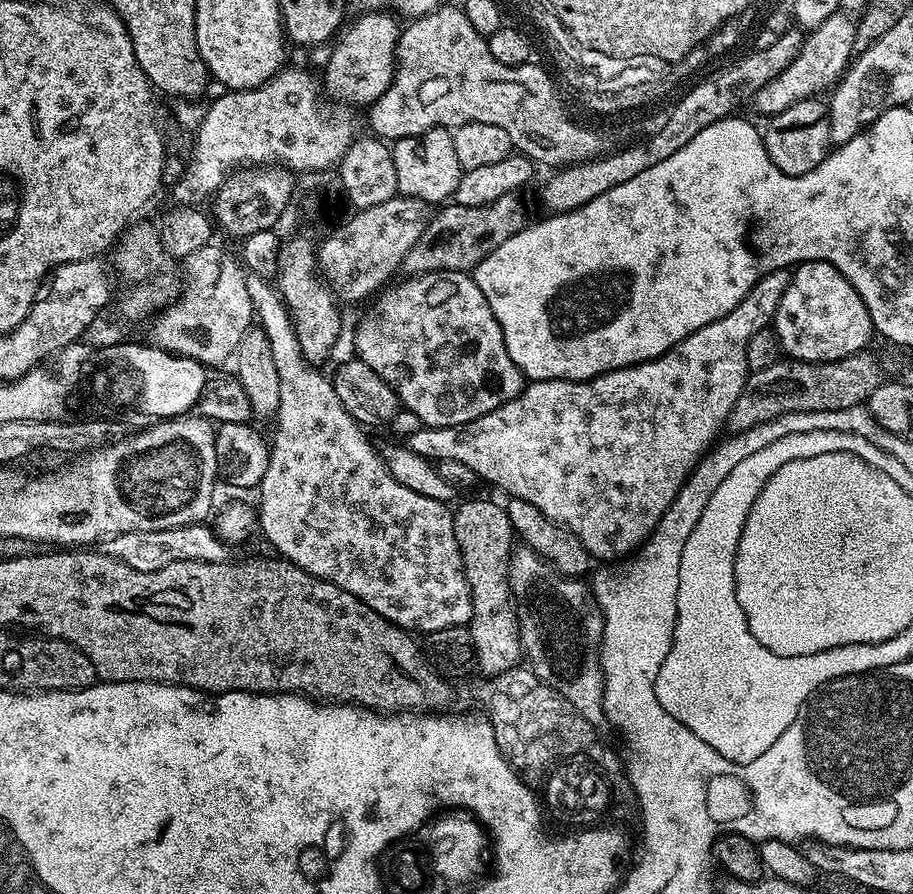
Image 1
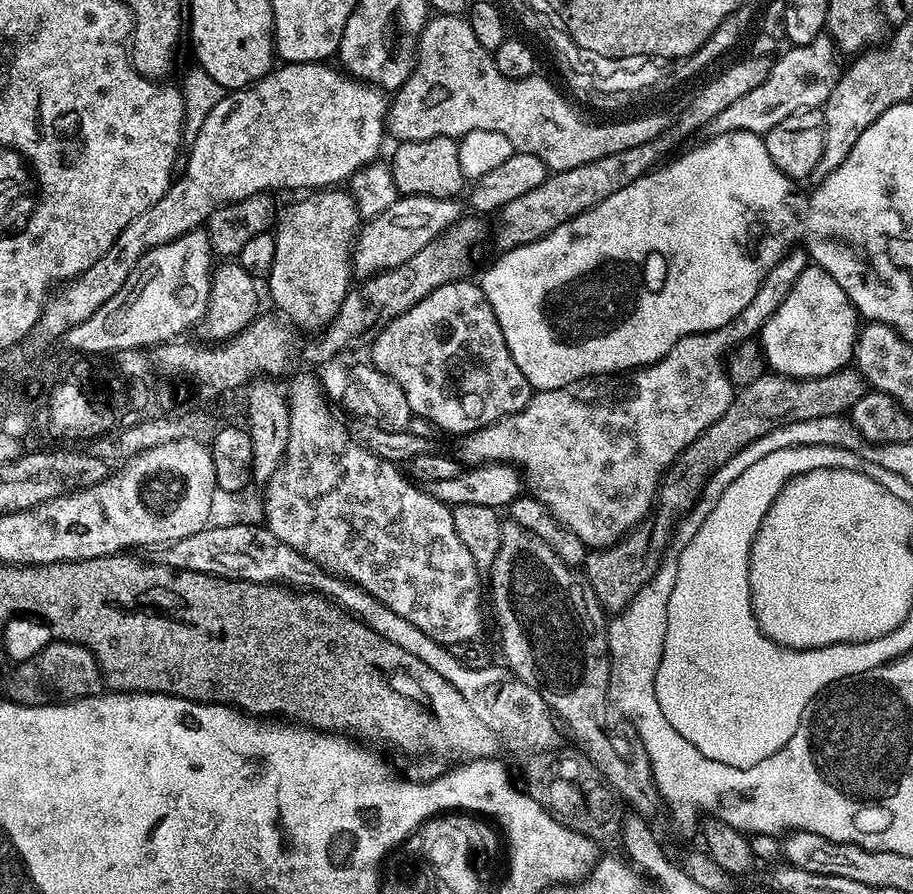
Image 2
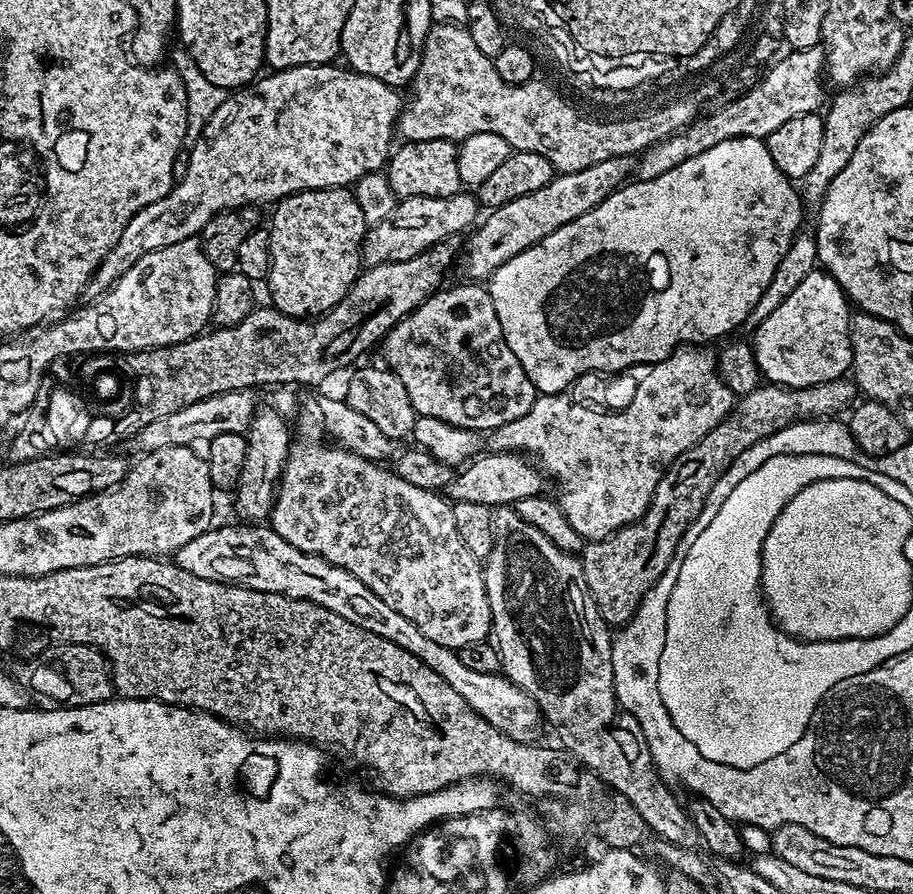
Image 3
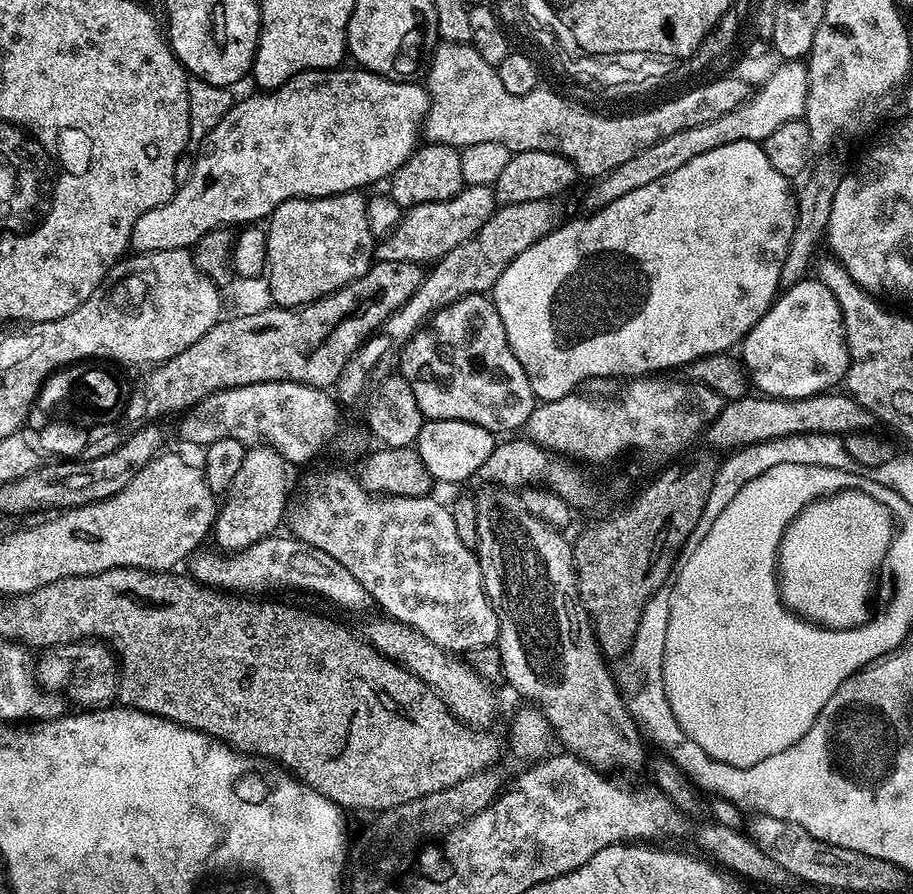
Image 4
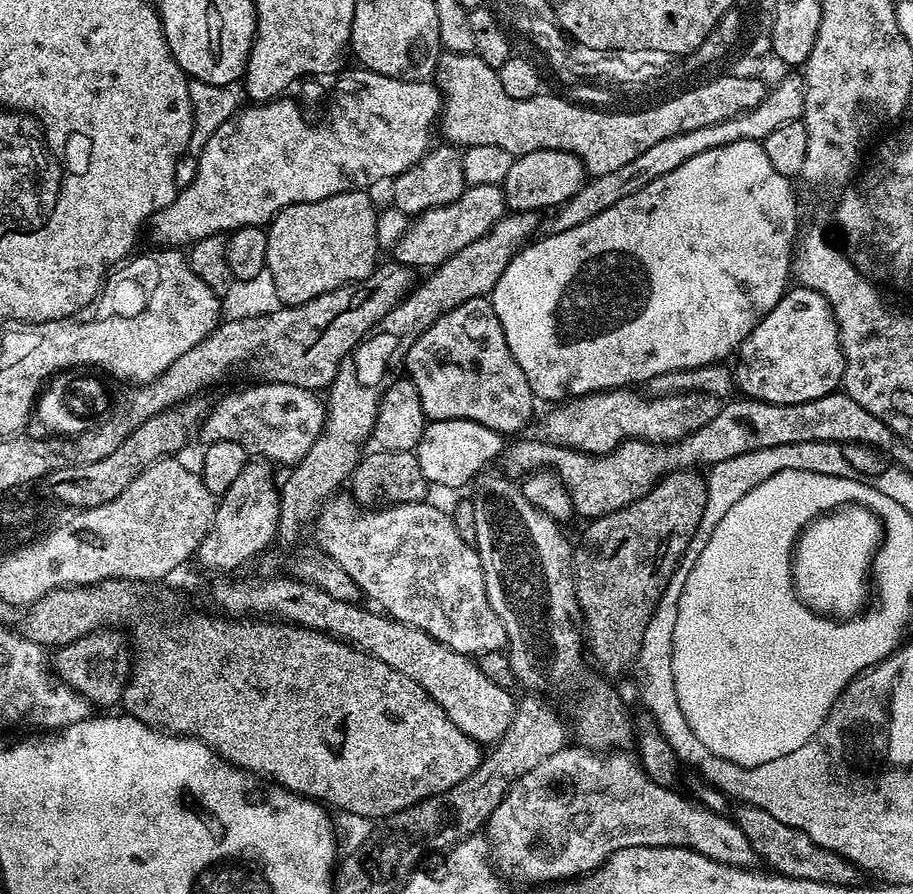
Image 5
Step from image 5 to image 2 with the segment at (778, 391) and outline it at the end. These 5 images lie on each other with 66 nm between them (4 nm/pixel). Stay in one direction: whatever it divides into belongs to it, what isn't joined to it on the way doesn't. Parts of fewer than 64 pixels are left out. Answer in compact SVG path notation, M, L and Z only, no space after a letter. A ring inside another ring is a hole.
M809 266L798 274L798 282L786 294L786 302L774 310L758 334L767 367L777 376L796 376L805 380L811 376L834 374L853 363L861 317L850 302L846 290L834 282L826 270Z

